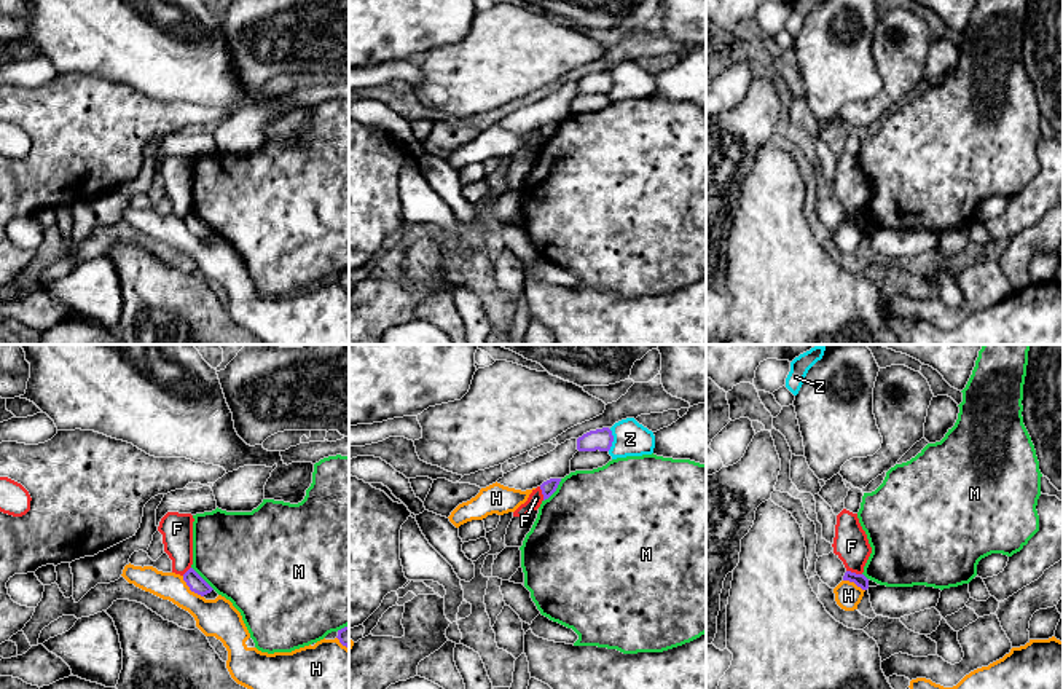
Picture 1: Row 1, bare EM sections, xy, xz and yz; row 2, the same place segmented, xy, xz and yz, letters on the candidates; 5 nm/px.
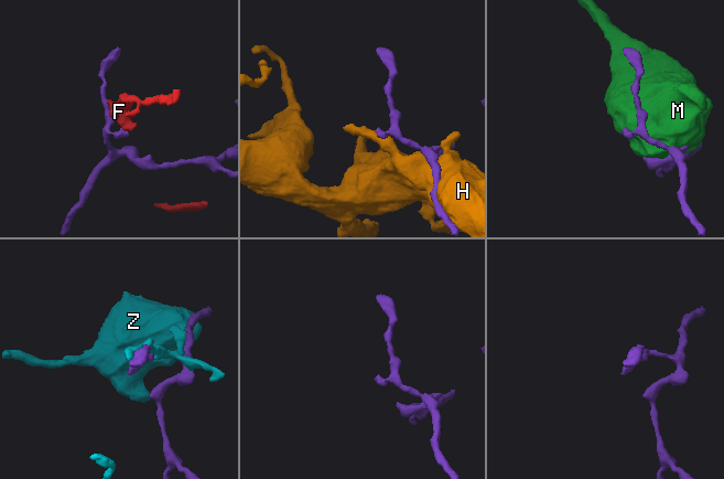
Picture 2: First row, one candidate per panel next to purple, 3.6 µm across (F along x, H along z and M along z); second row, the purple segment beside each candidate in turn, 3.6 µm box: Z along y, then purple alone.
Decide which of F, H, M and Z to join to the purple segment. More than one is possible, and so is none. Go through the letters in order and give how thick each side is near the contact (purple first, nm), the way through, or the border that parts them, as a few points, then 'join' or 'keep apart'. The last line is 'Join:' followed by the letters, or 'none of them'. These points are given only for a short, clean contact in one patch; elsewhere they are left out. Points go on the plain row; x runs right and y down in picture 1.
F: 70 nm thick on the purple side, 170 nm on the other; border along yz (847, 212), (861, 217); keep apart
H: 90 nm thick on the purple side, 190 nm on the other; keep apart
M: 70 nm thick on the purple side, 500 nm on the other; keep apart
Z: 110 nm thick on the purple side, 180 nm on the other; keep apart
Join: none of them

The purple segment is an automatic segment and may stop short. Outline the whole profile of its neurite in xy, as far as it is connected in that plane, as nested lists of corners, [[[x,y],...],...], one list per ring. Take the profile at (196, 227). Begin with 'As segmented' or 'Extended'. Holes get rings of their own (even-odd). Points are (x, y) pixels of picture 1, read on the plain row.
As segmented. [[[190,211],[183,217],[183,223],[186,225],[186,228],[190,230],[191,234],[194,234],[201,239],[204,239],[214,233],[193,211]]]

